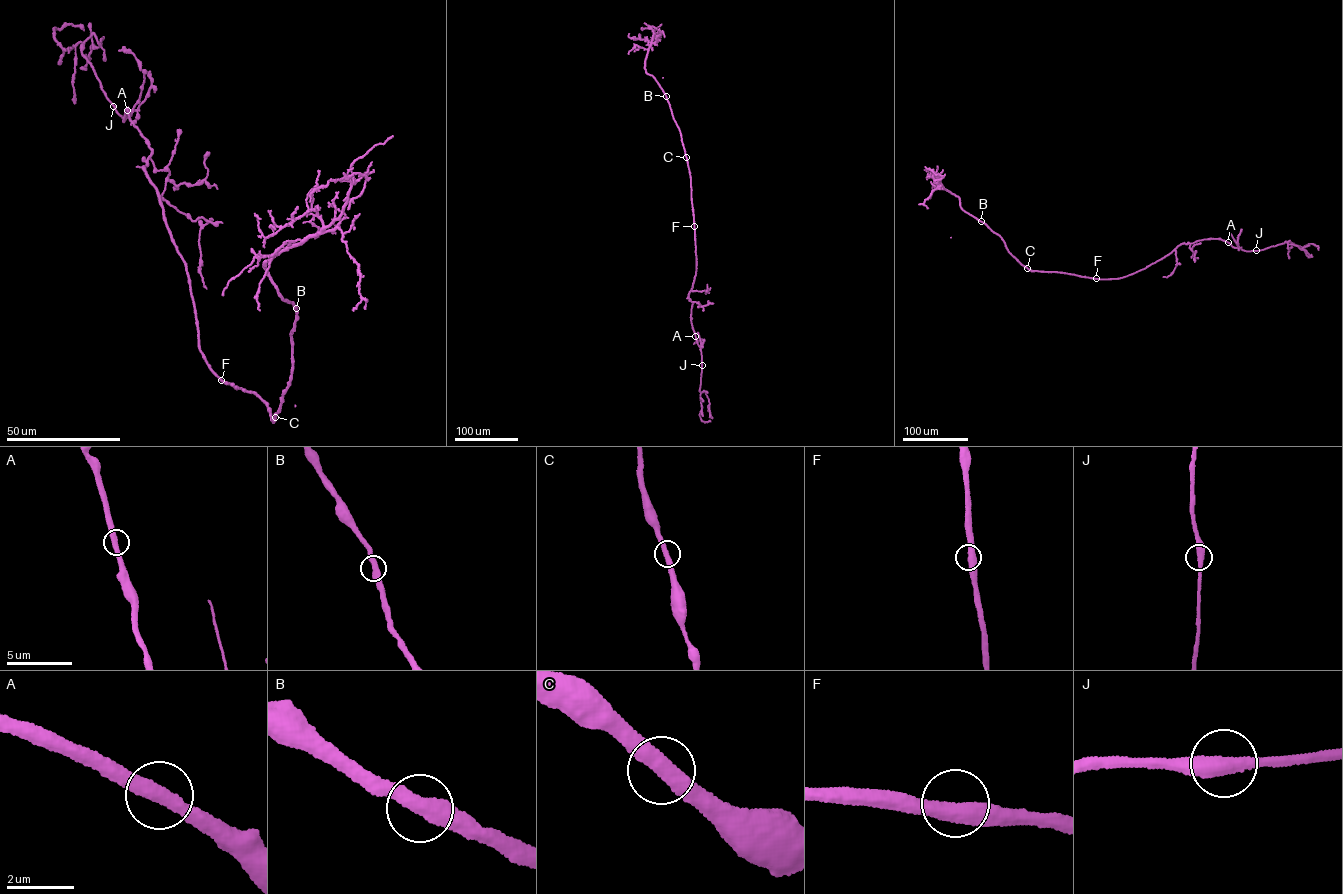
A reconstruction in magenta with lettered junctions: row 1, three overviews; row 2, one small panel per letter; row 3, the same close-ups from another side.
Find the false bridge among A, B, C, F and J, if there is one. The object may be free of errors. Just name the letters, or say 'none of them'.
none of them

